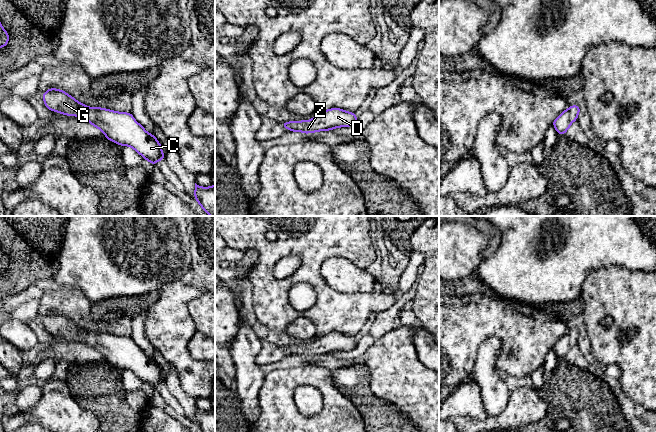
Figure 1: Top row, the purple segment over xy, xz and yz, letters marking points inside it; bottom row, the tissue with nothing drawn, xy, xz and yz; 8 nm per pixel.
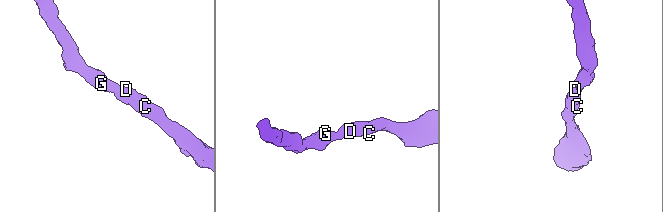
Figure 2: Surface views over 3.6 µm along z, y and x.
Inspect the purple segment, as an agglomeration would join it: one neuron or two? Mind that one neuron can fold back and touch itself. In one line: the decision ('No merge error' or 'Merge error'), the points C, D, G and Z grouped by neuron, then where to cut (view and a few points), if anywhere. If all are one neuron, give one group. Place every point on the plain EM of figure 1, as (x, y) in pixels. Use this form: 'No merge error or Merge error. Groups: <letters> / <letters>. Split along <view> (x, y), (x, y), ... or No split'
No merge error. Groups: C D G Z. No split

